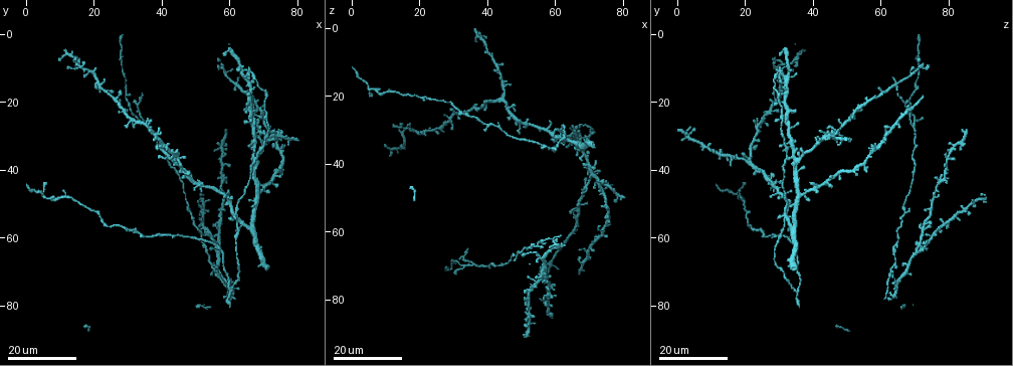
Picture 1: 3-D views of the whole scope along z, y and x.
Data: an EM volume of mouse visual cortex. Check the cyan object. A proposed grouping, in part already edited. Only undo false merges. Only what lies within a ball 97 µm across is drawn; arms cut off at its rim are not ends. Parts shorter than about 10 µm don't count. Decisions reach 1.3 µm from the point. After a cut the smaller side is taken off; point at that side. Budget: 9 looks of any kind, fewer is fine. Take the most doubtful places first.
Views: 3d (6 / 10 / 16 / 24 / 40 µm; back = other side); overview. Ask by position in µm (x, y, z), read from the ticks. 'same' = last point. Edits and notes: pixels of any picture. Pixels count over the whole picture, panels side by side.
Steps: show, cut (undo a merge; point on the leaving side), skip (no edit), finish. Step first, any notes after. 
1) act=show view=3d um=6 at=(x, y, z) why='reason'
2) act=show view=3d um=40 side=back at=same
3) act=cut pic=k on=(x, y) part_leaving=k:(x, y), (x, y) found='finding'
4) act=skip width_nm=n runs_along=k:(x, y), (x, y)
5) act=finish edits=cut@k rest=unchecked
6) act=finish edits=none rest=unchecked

act=show view=3d um=16 at=(35.5, 26.5, 69.5)

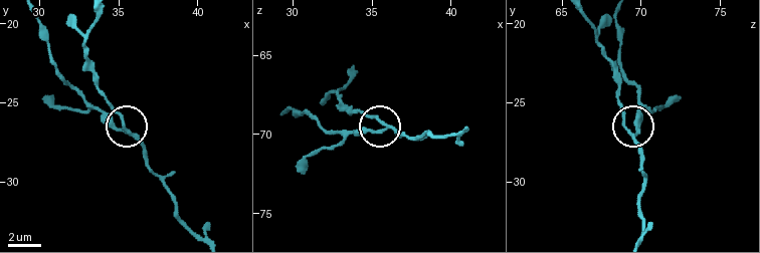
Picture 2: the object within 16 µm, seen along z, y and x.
act=show view=3d um=10 at=(35.6, 26.9, 69.4)

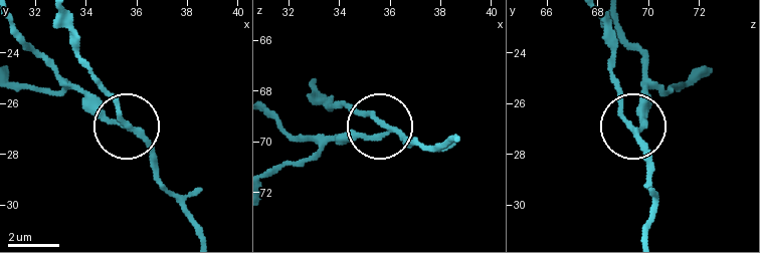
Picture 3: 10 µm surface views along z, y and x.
act=cut pic=3 on=(115, 101) arms=3 found='two neurons meet here'

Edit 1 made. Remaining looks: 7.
act=show view=3d um=16 at=(61.5, 53.0, 31.5) why='four or more arms meet'

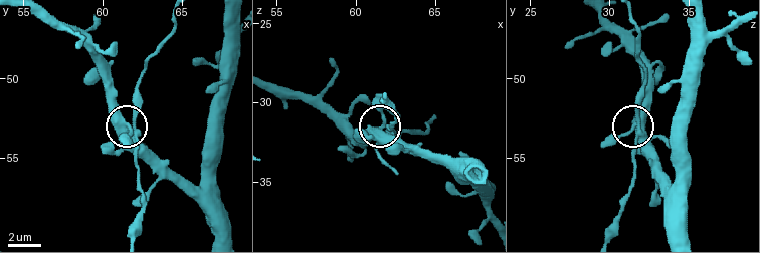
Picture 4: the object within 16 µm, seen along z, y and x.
act=show view=3d um=10 at=(61.6, 52.9, 31.7)

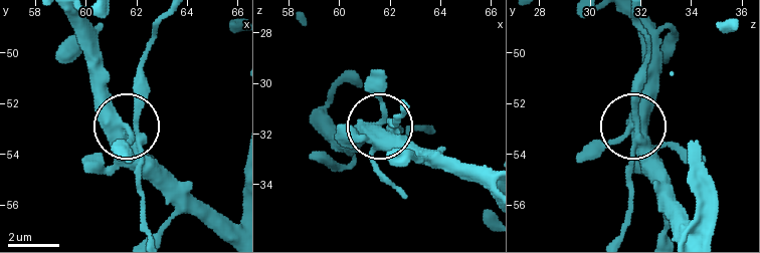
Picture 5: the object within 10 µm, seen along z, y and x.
act=show view=3d um=6 at=(61.5, 52.9, 31.6)

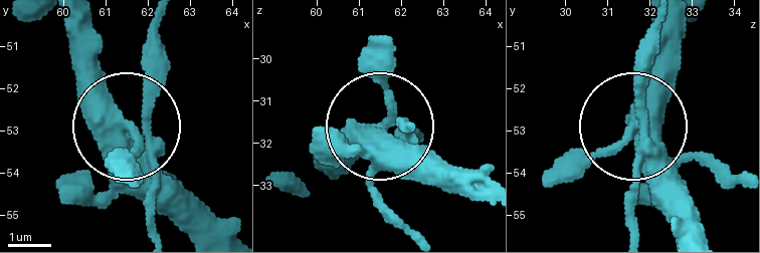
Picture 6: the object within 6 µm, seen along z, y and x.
act=skip arms=4 runs_along=6:(702, 233), (633, 113), (644, 31) found='all the same neuron'

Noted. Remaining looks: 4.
act=show view=3d um=24 at=(67.5, 36.0, 32.5) why='three-way junction'

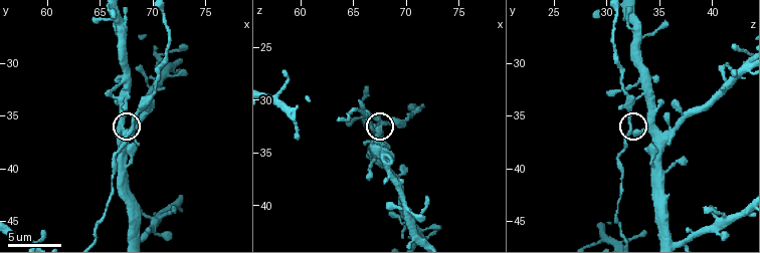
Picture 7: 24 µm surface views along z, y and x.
act=show view=3d um=10 at=(67.8, 36.4, 32.2) why='zoom in'

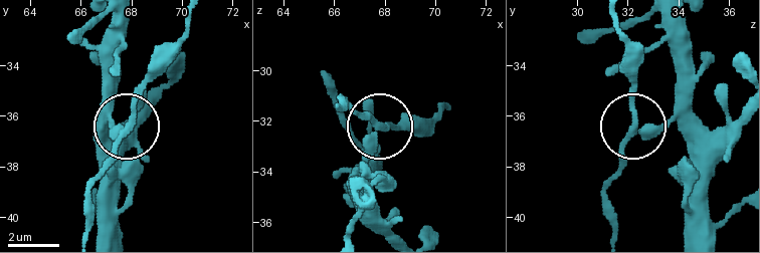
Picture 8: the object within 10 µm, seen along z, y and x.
act=show view=3d um=10 side=back at=(67.9, 36.5, 32.2) why='from behind'

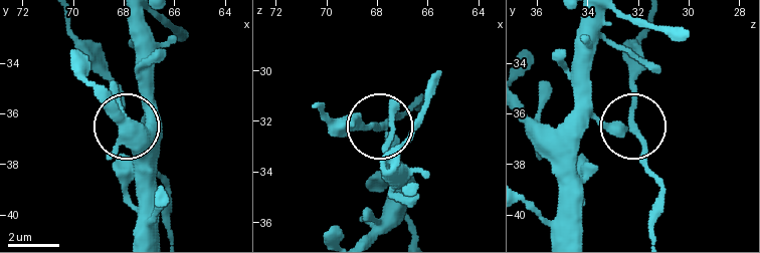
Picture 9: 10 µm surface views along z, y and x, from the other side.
act=skip width_nm=240 found='one neuron here'

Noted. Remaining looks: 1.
act=finish edits=cut@3 rest=unchecked

